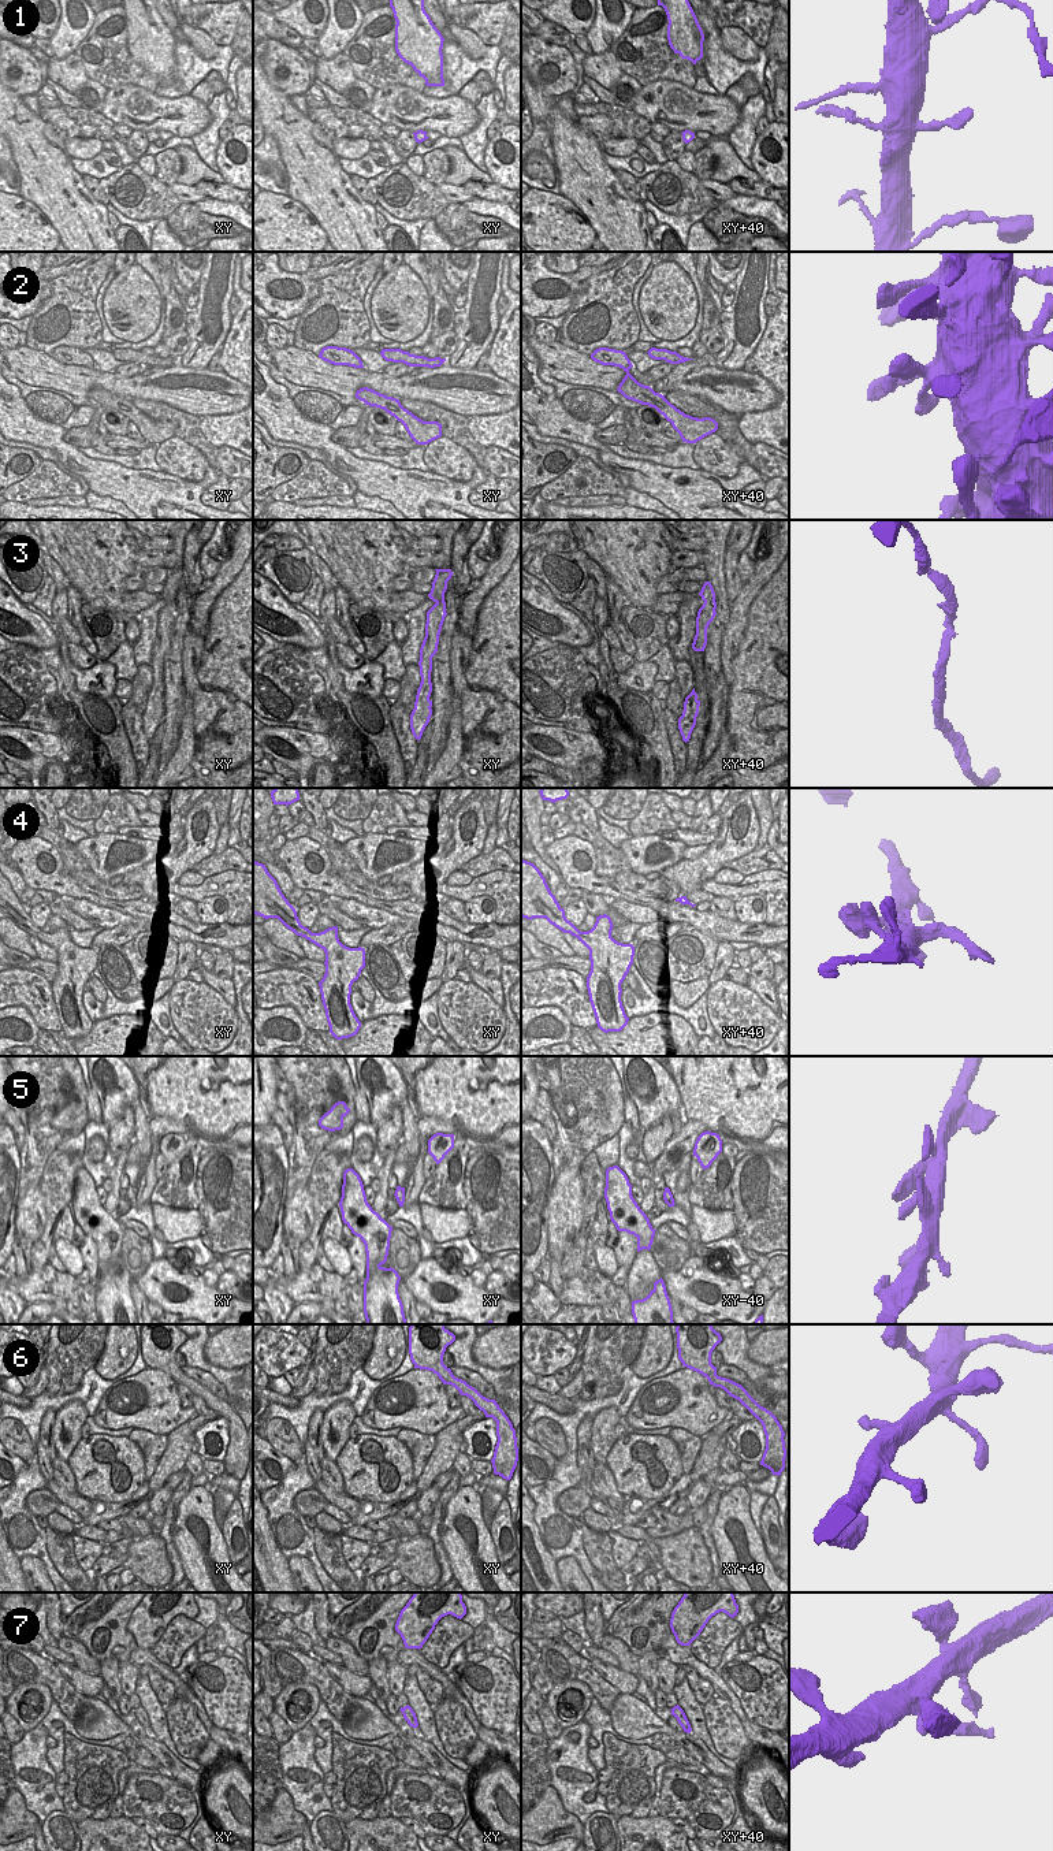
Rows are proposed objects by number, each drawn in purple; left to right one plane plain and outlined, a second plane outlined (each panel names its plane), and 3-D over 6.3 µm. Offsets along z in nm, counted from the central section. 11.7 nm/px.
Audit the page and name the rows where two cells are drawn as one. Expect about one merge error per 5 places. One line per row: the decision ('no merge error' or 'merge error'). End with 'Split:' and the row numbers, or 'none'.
1: no merge error
2: no merge error
3: no merge error
4: no merge error
5: no merge error
6: no merge error
7: merge error
Split: 7

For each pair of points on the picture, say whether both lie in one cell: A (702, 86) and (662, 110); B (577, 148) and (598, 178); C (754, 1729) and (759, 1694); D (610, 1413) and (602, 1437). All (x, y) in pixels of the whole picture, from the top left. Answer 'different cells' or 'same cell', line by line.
A: different cells
B: same cell
C: different cells
D: same cell

